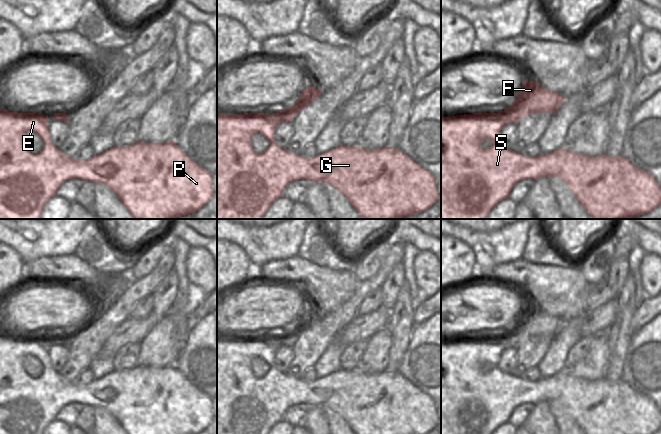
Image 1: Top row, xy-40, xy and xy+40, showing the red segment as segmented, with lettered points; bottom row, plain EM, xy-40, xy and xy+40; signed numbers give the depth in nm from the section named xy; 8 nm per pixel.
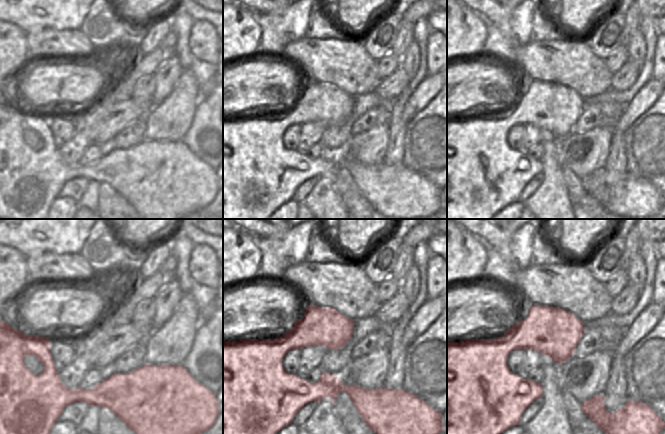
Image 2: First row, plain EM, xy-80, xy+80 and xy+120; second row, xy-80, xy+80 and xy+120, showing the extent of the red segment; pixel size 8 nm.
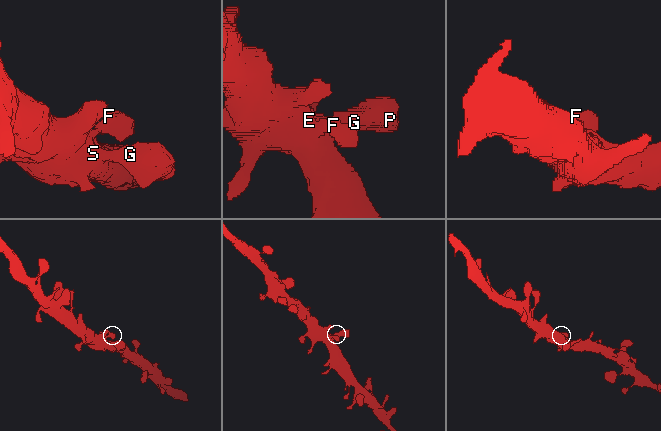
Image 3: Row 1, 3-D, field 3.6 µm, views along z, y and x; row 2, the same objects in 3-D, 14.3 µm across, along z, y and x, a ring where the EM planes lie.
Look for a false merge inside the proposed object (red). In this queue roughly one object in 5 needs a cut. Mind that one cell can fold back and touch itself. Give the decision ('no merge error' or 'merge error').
no merge error

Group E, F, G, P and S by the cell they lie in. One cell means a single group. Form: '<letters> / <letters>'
E F G P S

